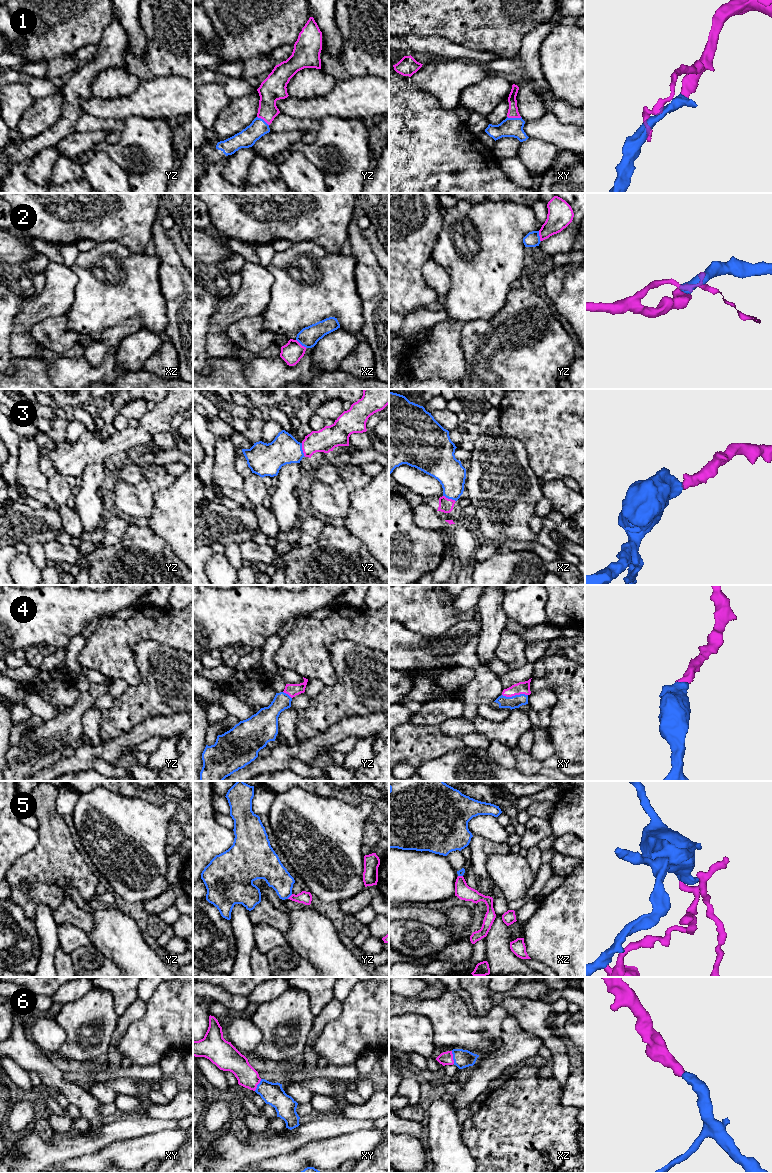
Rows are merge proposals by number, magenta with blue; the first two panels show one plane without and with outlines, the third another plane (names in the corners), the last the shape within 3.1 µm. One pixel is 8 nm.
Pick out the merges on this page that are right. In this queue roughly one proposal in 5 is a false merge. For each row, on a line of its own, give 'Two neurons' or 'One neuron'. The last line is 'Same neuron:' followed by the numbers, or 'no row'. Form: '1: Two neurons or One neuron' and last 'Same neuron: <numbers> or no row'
1: One neuron
2: One neuron
3: One neuron
4: One neuron
5: Two neurons
6: One neuron
Same neuron: 1, 2, 3, 4, 6

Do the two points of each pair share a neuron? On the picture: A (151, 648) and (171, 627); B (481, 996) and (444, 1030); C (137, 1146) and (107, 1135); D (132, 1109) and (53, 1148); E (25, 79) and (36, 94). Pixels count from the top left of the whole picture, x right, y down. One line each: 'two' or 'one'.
A: two
B: two
C: two
D: two
E: one

